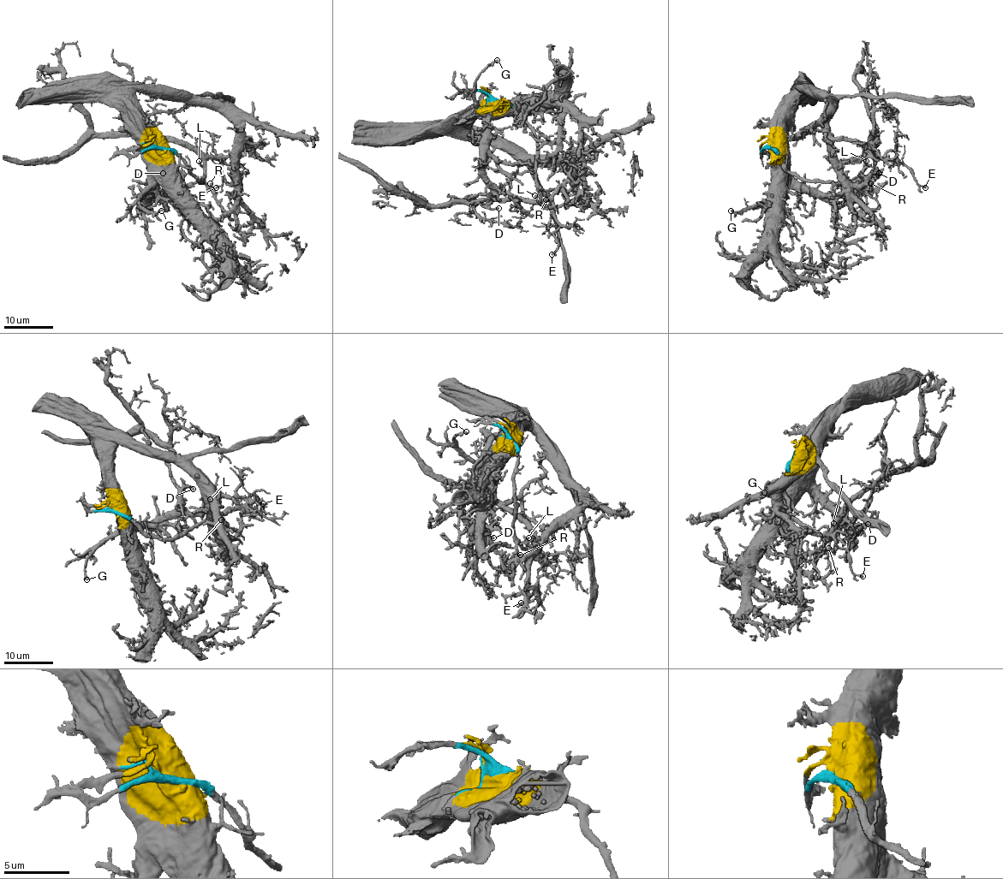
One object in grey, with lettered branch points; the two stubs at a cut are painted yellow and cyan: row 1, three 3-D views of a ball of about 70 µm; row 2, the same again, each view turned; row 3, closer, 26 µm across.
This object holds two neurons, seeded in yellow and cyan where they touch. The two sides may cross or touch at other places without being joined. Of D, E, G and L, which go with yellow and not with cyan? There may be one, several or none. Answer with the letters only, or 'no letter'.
D, G

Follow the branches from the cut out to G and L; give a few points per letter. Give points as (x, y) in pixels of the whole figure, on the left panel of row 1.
G: (158, 145), (158, 173), (140, 201), (146, 210), (162, 210)
L: (158, 145), (170, 148), (201, 180), (204, 168), (199, 160)

